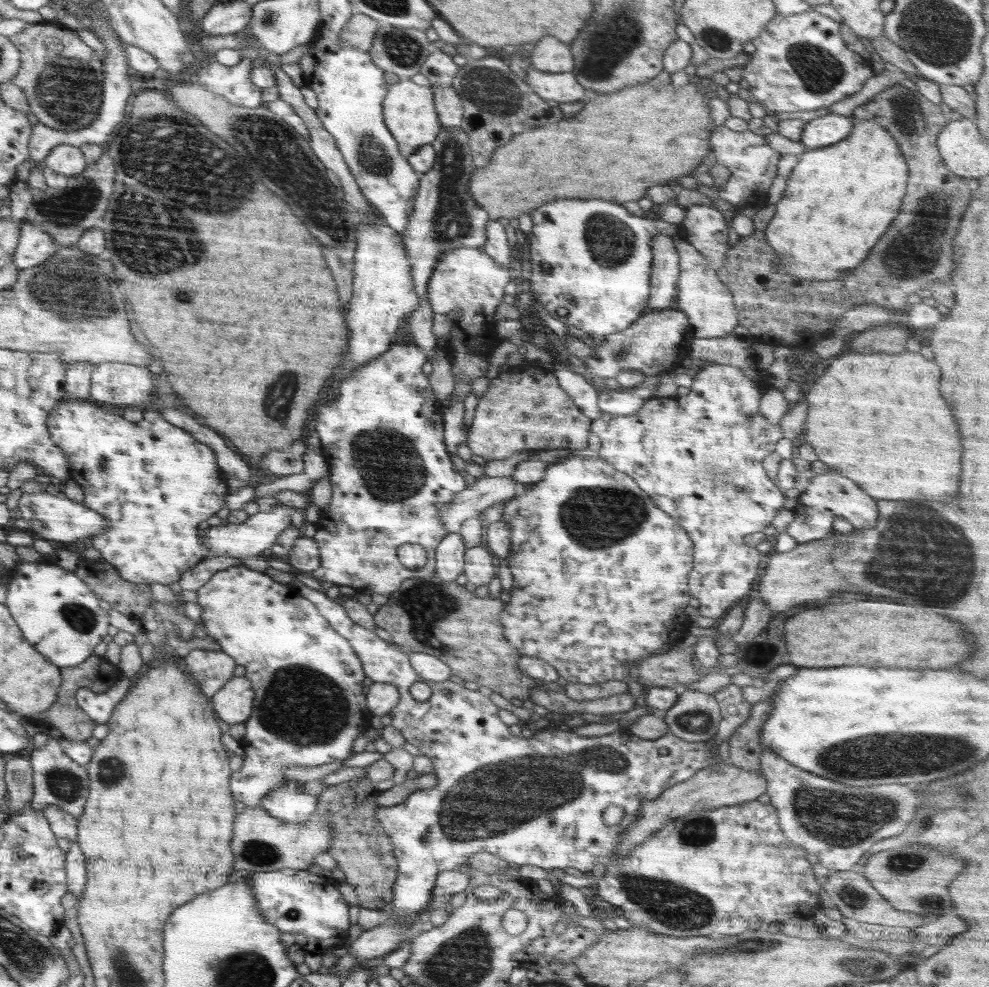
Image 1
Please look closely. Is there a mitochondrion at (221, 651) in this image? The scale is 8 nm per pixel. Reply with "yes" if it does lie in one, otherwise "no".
no

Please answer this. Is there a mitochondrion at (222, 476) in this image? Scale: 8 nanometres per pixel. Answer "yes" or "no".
no

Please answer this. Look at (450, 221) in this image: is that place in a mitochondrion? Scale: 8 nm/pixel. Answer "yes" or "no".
yes

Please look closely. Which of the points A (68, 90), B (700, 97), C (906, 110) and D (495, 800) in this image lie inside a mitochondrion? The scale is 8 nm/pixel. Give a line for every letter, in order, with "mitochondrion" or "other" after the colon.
A: mitochondrion
B: other
C: mitochondrion
D: mitochondrion

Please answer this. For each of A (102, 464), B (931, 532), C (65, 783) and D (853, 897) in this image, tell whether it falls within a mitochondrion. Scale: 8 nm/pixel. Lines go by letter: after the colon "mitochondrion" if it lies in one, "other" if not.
A: mitochondrion
B: mitochondrion
C: mitochondrion
D: mitochondrion

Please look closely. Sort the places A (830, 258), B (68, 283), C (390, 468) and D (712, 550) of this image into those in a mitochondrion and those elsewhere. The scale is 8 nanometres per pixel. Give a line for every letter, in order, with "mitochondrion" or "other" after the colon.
A: other
B: mitochondrion
C: mitochondrion
D: other

